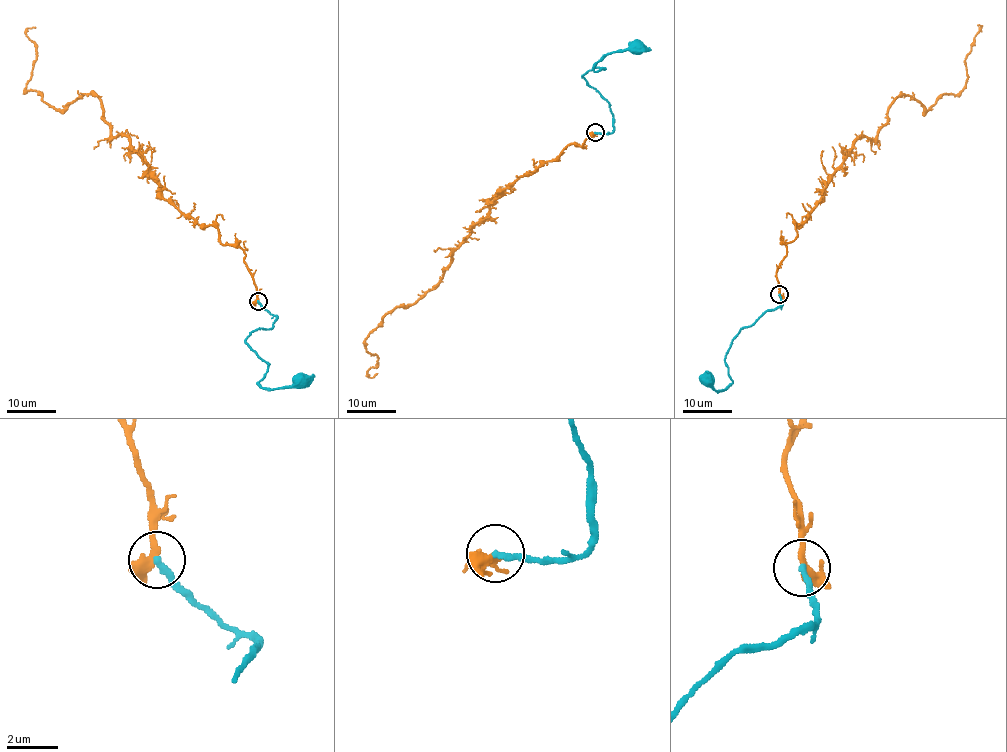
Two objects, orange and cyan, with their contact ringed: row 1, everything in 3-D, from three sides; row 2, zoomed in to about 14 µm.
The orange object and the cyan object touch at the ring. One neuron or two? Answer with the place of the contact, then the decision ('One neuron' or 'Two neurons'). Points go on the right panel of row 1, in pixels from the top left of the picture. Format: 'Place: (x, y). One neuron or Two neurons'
Place: (779, 294). One neuron

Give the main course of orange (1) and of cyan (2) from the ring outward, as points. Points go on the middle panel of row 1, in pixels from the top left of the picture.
1: (594, 132), (503, 190), (432, 289), (374, 328), (365, 342), (377, 357), (367, 374), (377, 373)
2: (594, 132), (611, 133), (613, 118), (609, 104), (582, 75), (604, 69), (594, 67), (607, 54), (635, 48)

